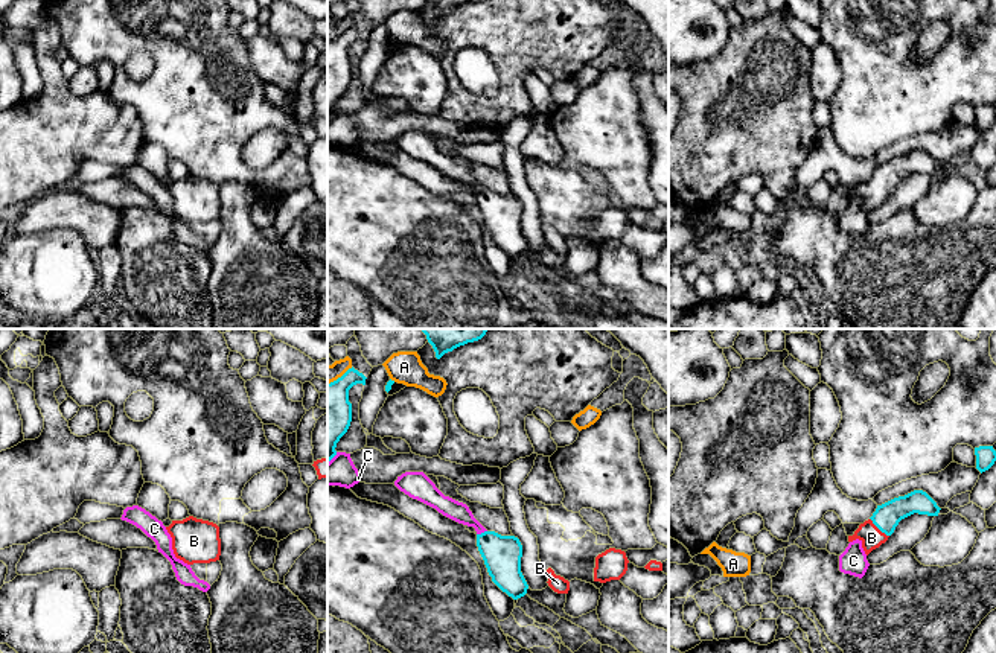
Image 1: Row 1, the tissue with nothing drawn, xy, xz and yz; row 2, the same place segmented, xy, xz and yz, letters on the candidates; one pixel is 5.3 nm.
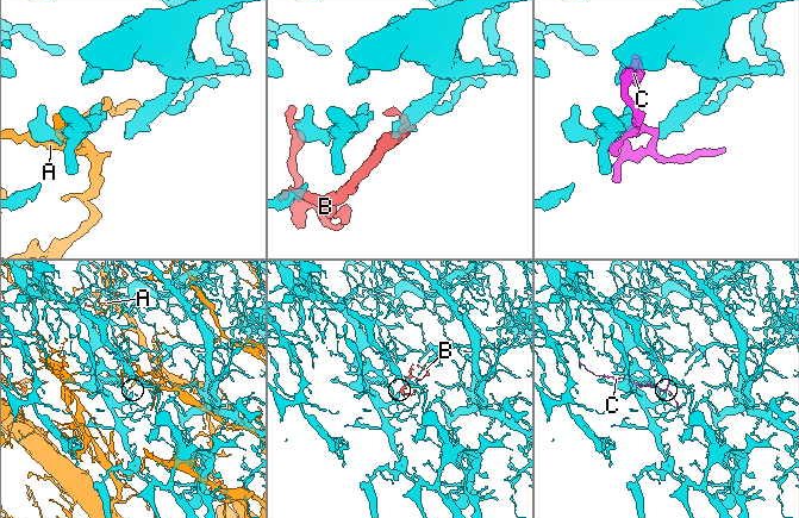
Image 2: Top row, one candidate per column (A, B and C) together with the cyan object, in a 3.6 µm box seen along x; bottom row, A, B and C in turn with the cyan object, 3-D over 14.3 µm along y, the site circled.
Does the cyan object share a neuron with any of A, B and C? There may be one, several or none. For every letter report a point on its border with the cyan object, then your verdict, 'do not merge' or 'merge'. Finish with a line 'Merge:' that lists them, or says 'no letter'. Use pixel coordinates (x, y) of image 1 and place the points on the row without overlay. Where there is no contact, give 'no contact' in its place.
A: xz (341, 35) | do not merge
B: yz (879, 187) | merge
C: xz (482, 192) | do not merge
Merge: B

